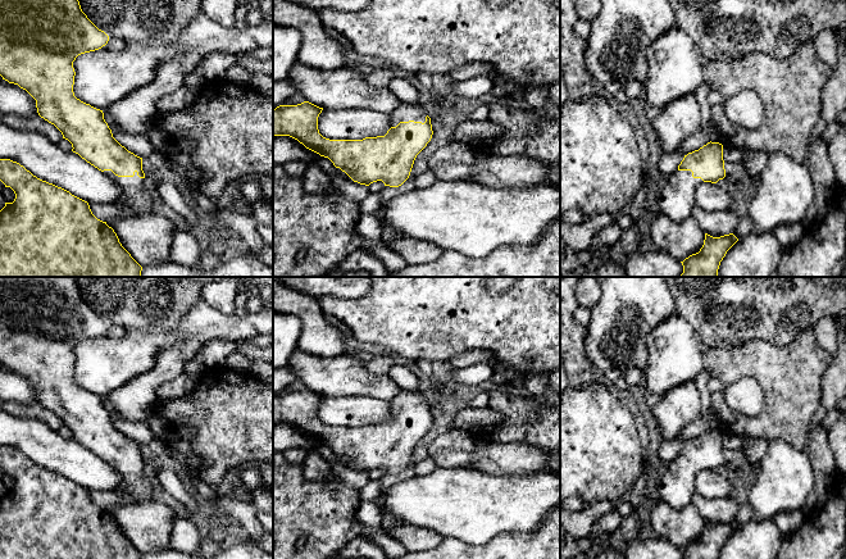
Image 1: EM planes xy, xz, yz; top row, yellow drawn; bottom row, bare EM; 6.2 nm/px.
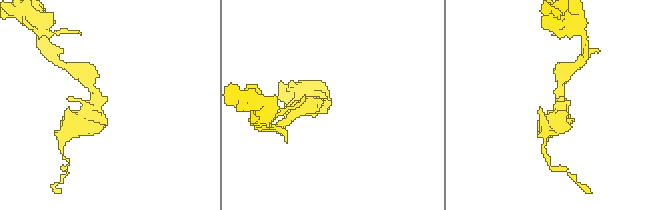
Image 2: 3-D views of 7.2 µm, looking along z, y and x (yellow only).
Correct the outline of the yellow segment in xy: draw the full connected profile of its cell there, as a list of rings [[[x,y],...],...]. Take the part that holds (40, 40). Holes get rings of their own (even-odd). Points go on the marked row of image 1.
[[[0,0],[0,76],[3,79],[26,90],[36,100],[38,115],[62,132],[63,138],[72,144],[72,151],[119,186],[123,200],[117,203],[118,205],[133,209],[136,215],[158,213],[155,209],[158,204],[144,188],[142,158],[128,151],[113,137],[103,110],[81,101],[73,92],[76,58],[101,49],[108,41],[109,36],[87,18],[78,0]]]

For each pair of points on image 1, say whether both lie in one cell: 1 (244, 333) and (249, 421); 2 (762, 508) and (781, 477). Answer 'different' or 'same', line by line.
1: different
2: same

